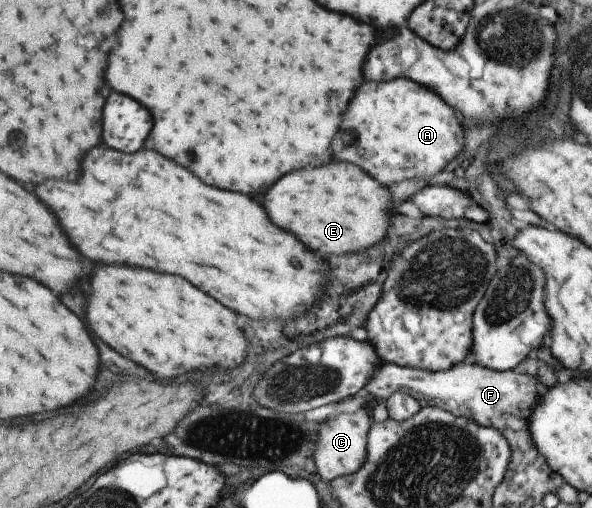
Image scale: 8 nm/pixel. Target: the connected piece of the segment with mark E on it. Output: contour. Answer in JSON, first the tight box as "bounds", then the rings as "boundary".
{"bounds":[264,162,392,254],"boundary":[[[332,162],[320,168],[312,170],[298,170],[282,176],[276,184],[270,186],[270,190],[264,196],[264,208],[274,224],[278,224],[284,230],[294,232],[308,248],[314,252],[332,252],[332,254],[348,254],[366,250],[370,246],[376,246],[386,238],[386,230],[390,228],[390,208],[392,208],[392,194],[386,186],[378,184],[374,178],[370,178],[366,172],[360,170],[360,166],[348,164],[348,162]]]}

